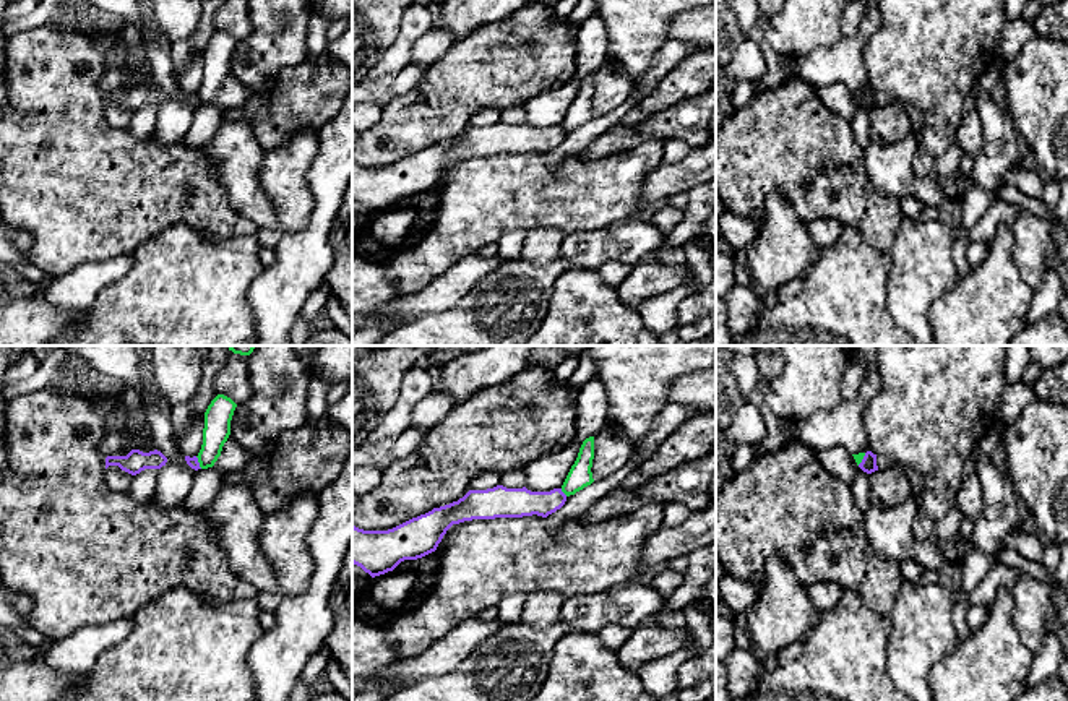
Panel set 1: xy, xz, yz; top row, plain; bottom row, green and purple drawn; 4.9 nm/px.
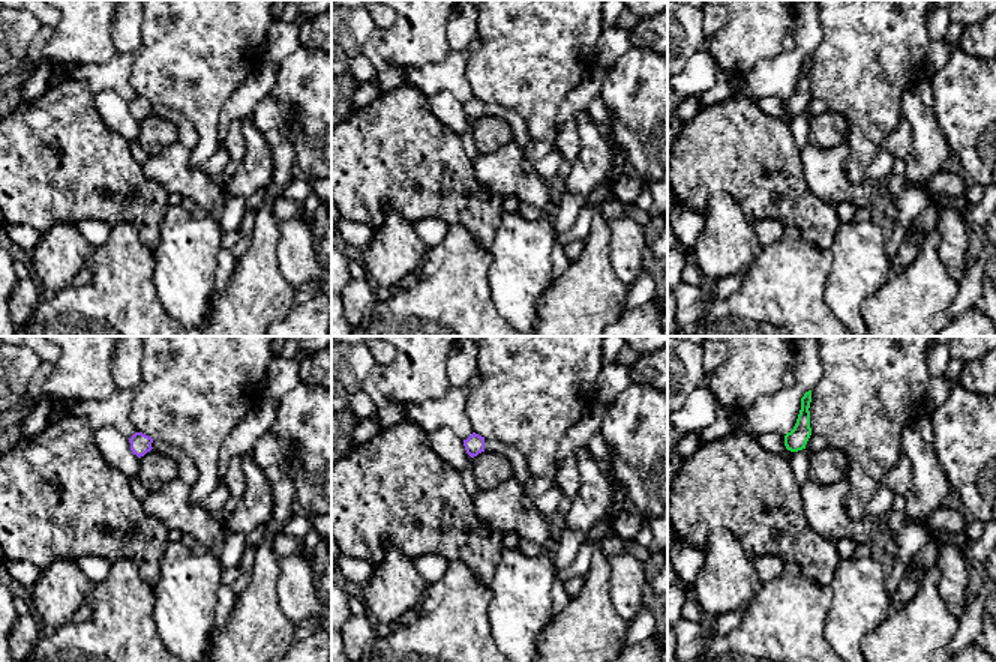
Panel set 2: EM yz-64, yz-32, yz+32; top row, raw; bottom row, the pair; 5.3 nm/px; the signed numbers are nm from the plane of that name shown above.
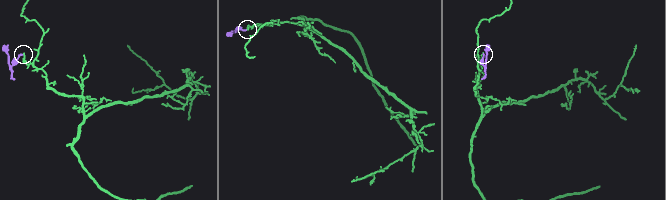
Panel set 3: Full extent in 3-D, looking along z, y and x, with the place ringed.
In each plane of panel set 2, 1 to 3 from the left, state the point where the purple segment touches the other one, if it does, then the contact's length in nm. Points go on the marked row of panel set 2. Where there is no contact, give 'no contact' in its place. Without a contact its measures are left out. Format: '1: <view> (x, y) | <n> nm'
1: no contact
2: no contact
3: no contact

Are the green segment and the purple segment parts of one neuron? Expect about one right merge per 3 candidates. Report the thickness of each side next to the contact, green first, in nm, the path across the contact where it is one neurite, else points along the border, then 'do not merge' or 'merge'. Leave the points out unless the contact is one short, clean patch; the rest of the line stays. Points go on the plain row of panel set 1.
calibres 120 and 140 nm; border xz (560, 125), (567, 132); do not merge

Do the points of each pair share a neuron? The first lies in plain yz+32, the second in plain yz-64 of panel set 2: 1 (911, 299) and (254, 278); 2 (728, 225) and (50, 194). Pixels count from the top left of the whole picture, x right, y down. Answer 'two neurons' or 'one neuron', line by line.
1: one neuron
2: two neurons

